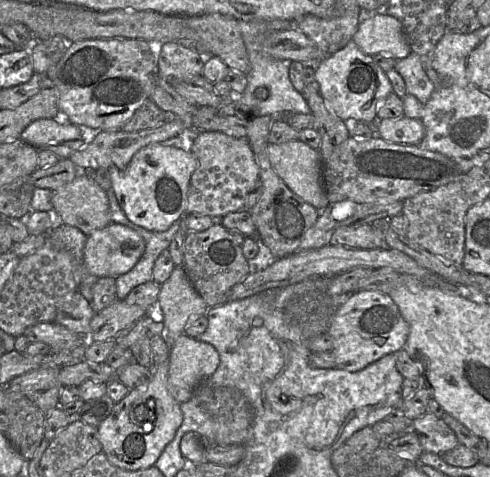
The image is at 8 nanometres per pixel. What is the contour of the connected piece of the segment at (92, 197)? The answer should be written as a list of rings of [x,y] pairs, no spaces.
[[[85,173],[53,191],[51,202],[56,219],[78,228],[85,235],[111,223],[107,193]]]

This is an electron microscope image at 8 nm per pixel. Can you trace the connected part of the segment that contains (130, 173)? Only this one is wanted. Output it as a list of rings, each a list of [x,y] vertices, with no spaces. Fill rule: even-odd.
[[[154,143],[137,151],[124,169],[111,166],[111,186],[132,223],[149,231],[163,232],[184,217],[190,179],[197,166],[191,151]]]

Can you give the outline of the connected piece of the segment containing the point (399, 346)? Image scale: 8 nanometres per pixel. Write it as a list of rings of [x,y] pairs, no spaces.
[[[358,290],[345,297],[327,331],[333,342],[336,367],[356,372],[387,354],[404,349],[409,336],[409,325],[389,294]]]

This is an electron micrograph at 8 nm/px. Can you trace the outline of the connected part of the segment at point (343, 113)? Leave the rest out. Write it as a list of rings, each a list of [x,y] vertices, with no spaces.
[[[352,39],[342,49],[315,64],[315,78],[325,107],[347,123],[371,123],[378,119],[379,104],[393,92],[386,72]]]

